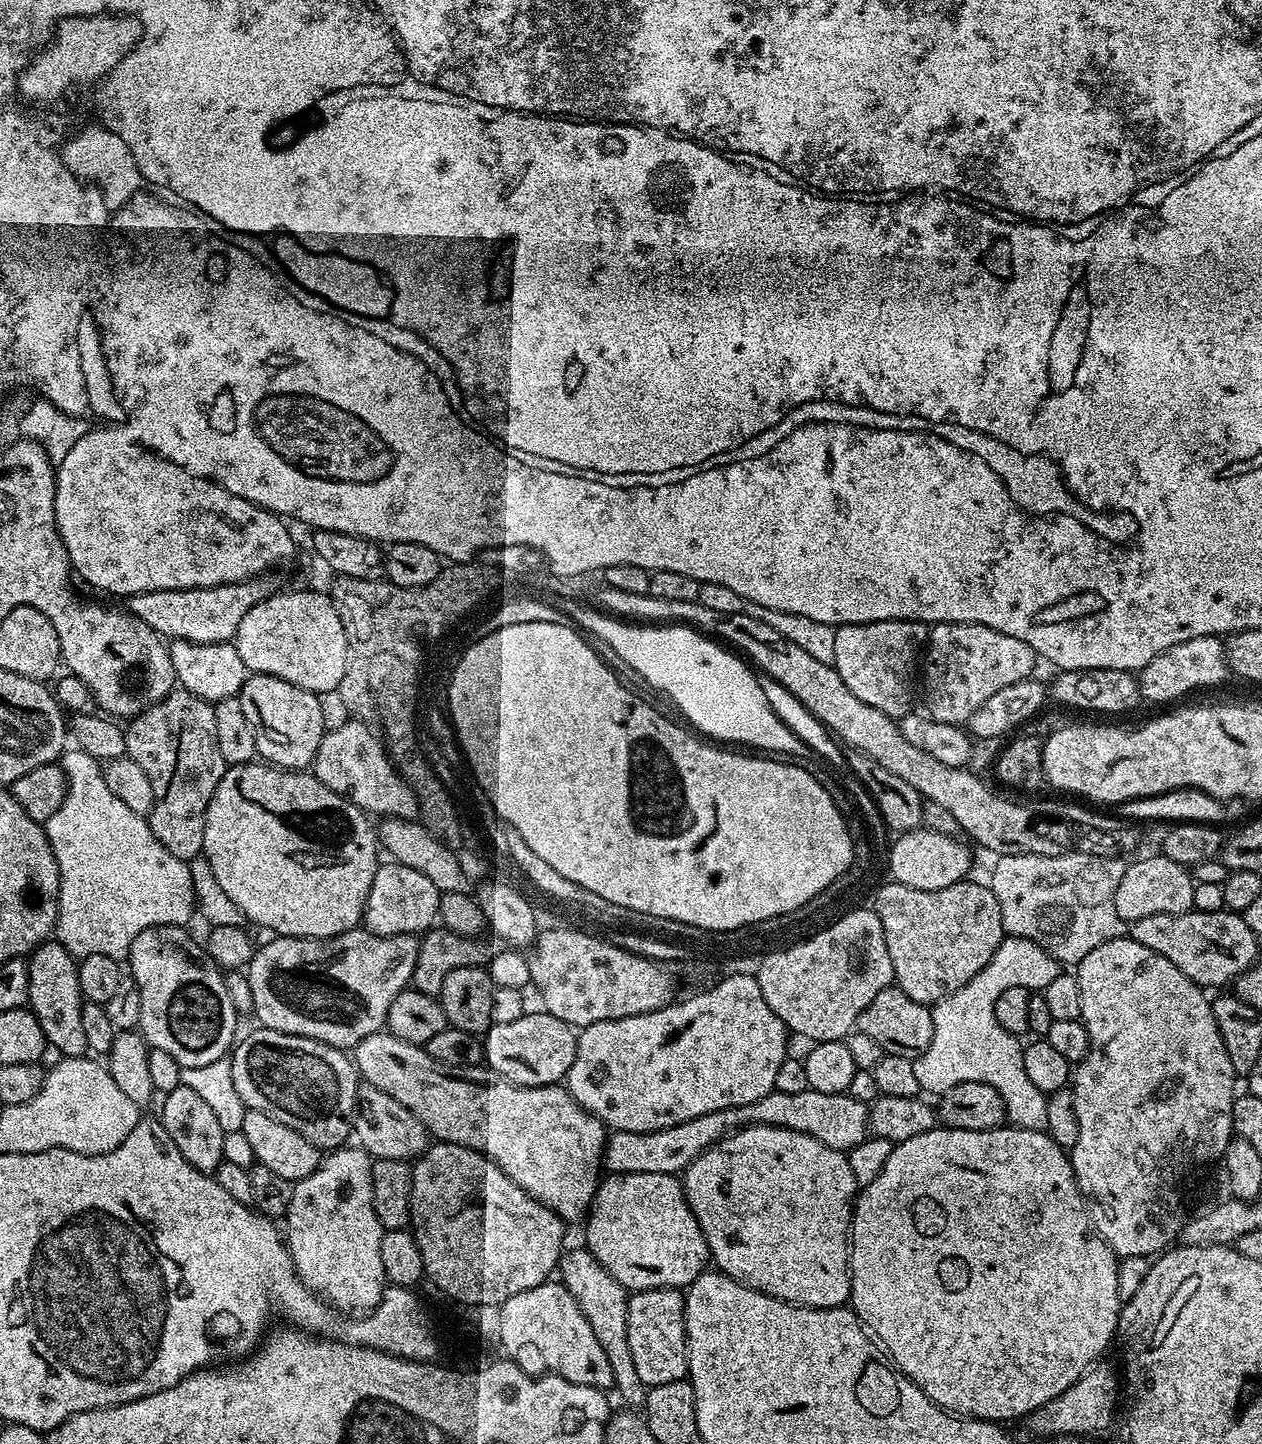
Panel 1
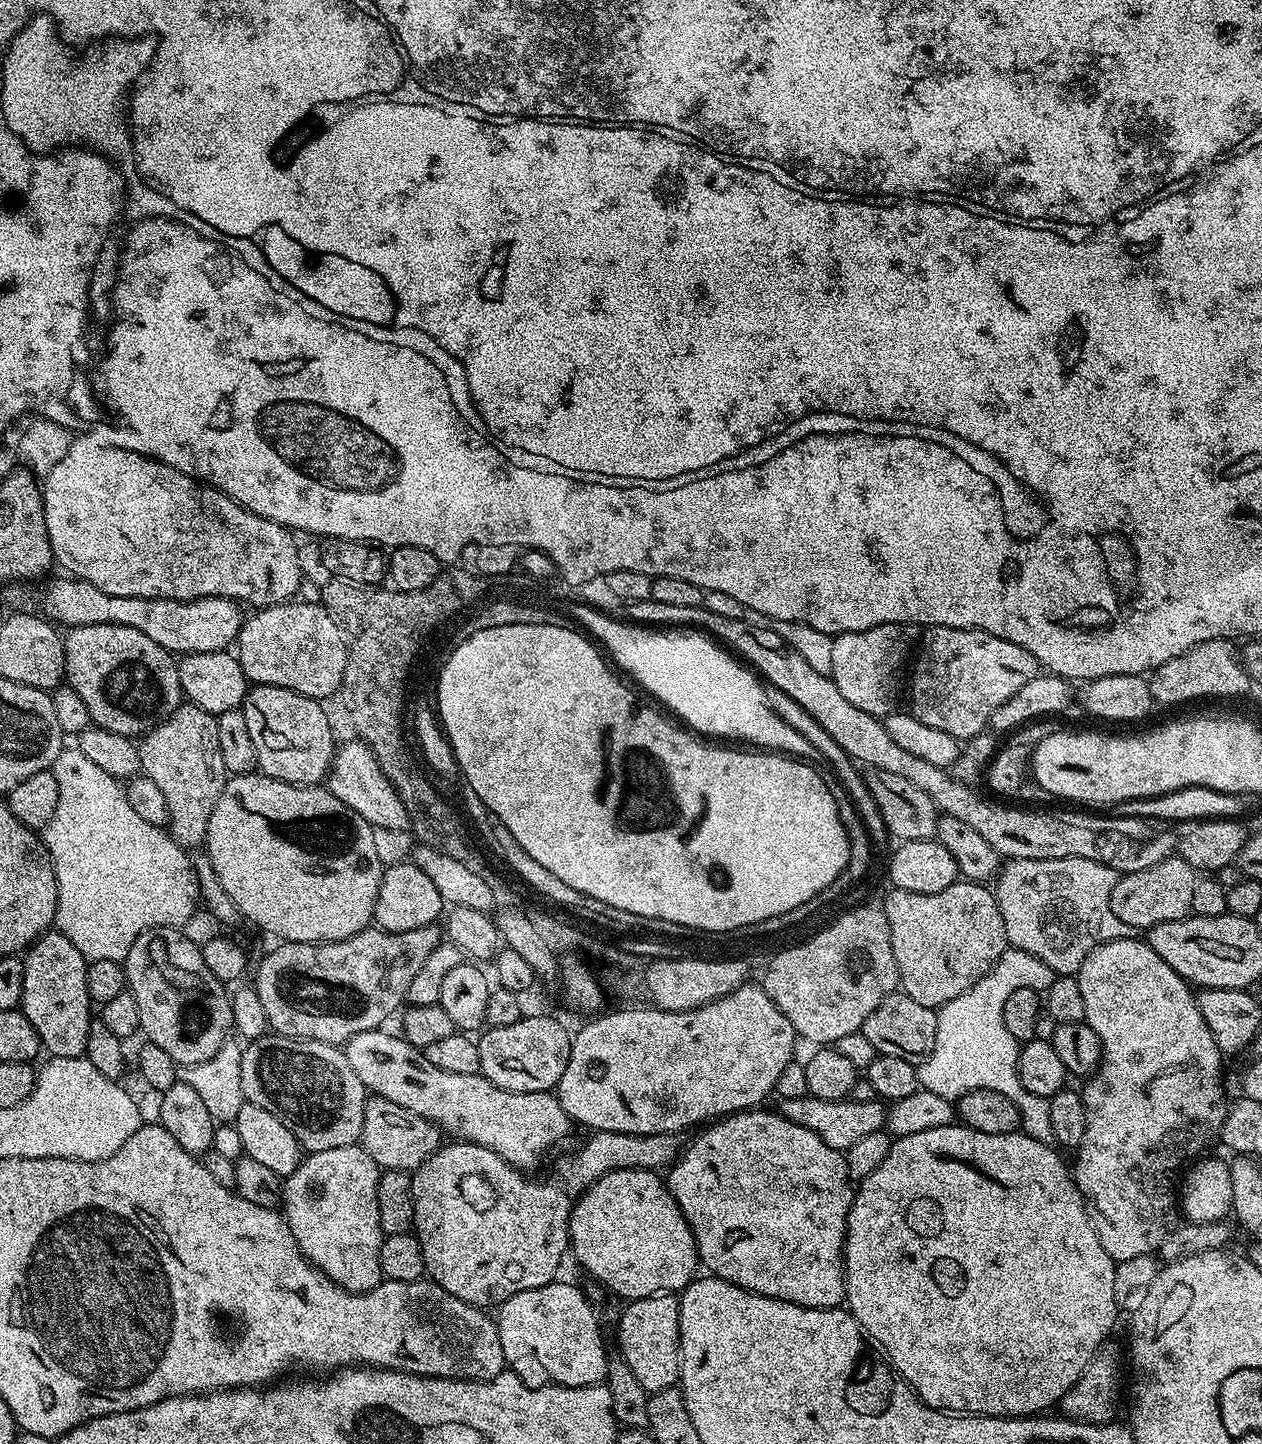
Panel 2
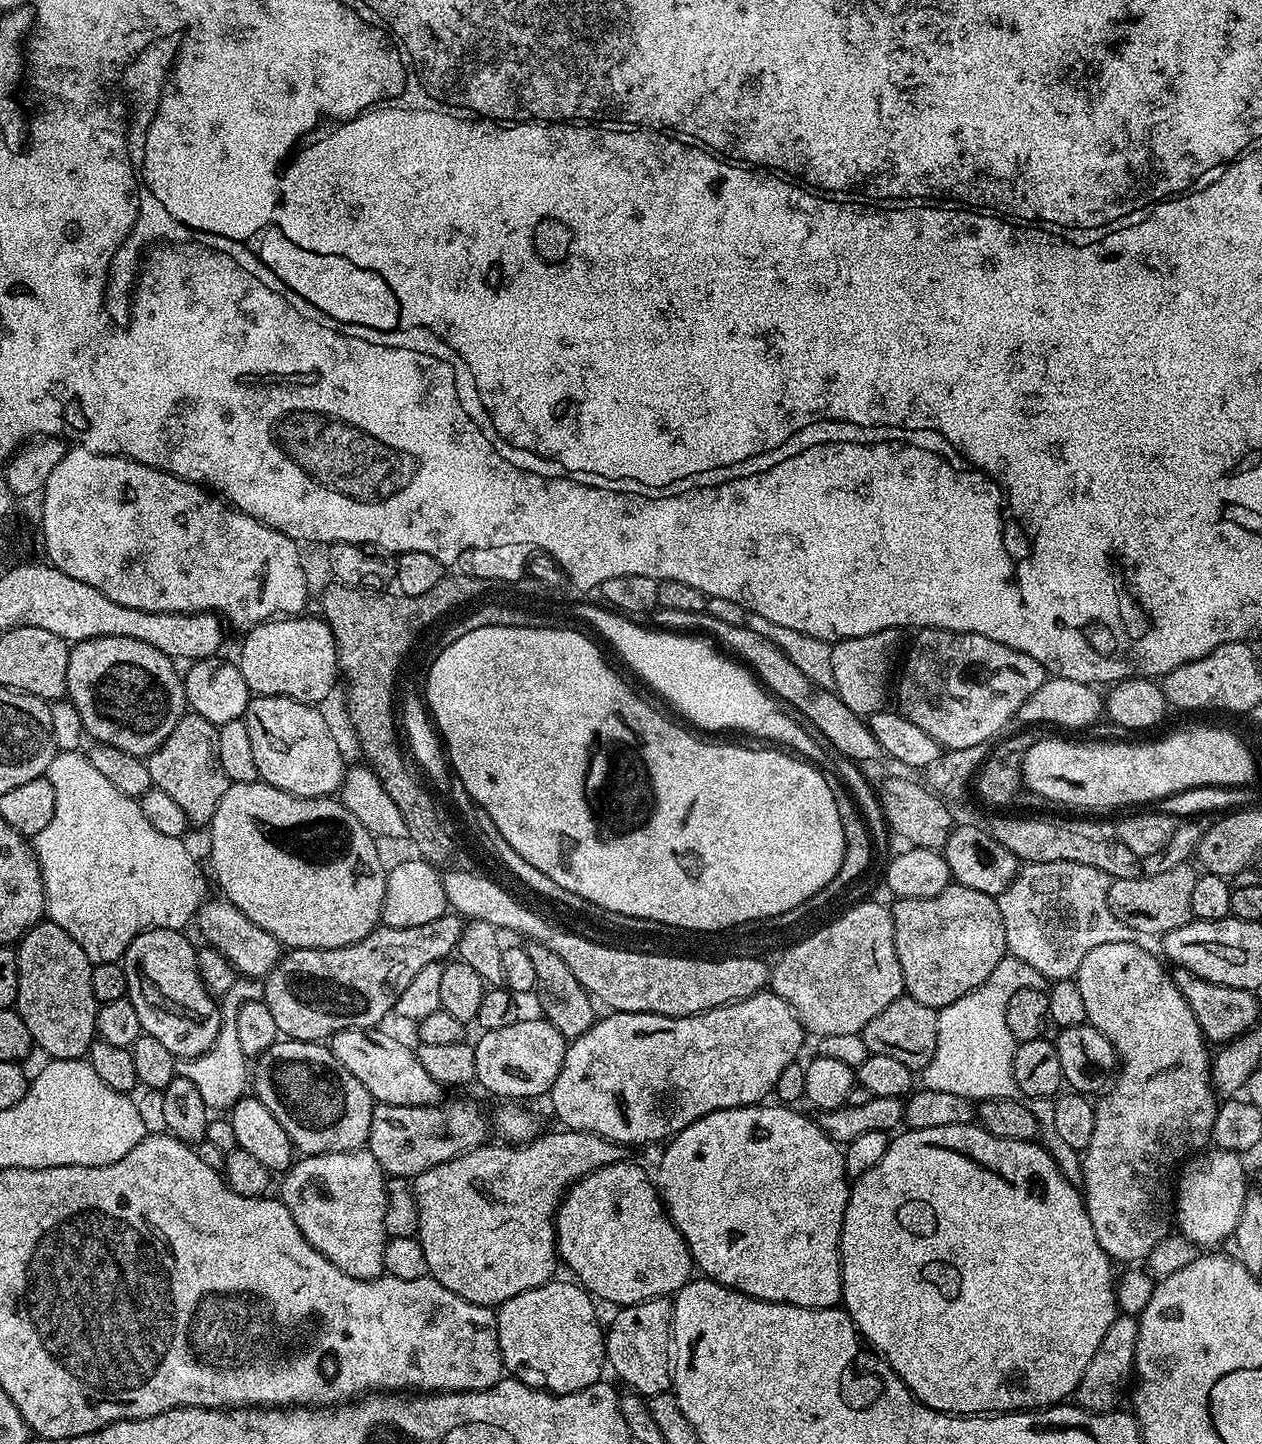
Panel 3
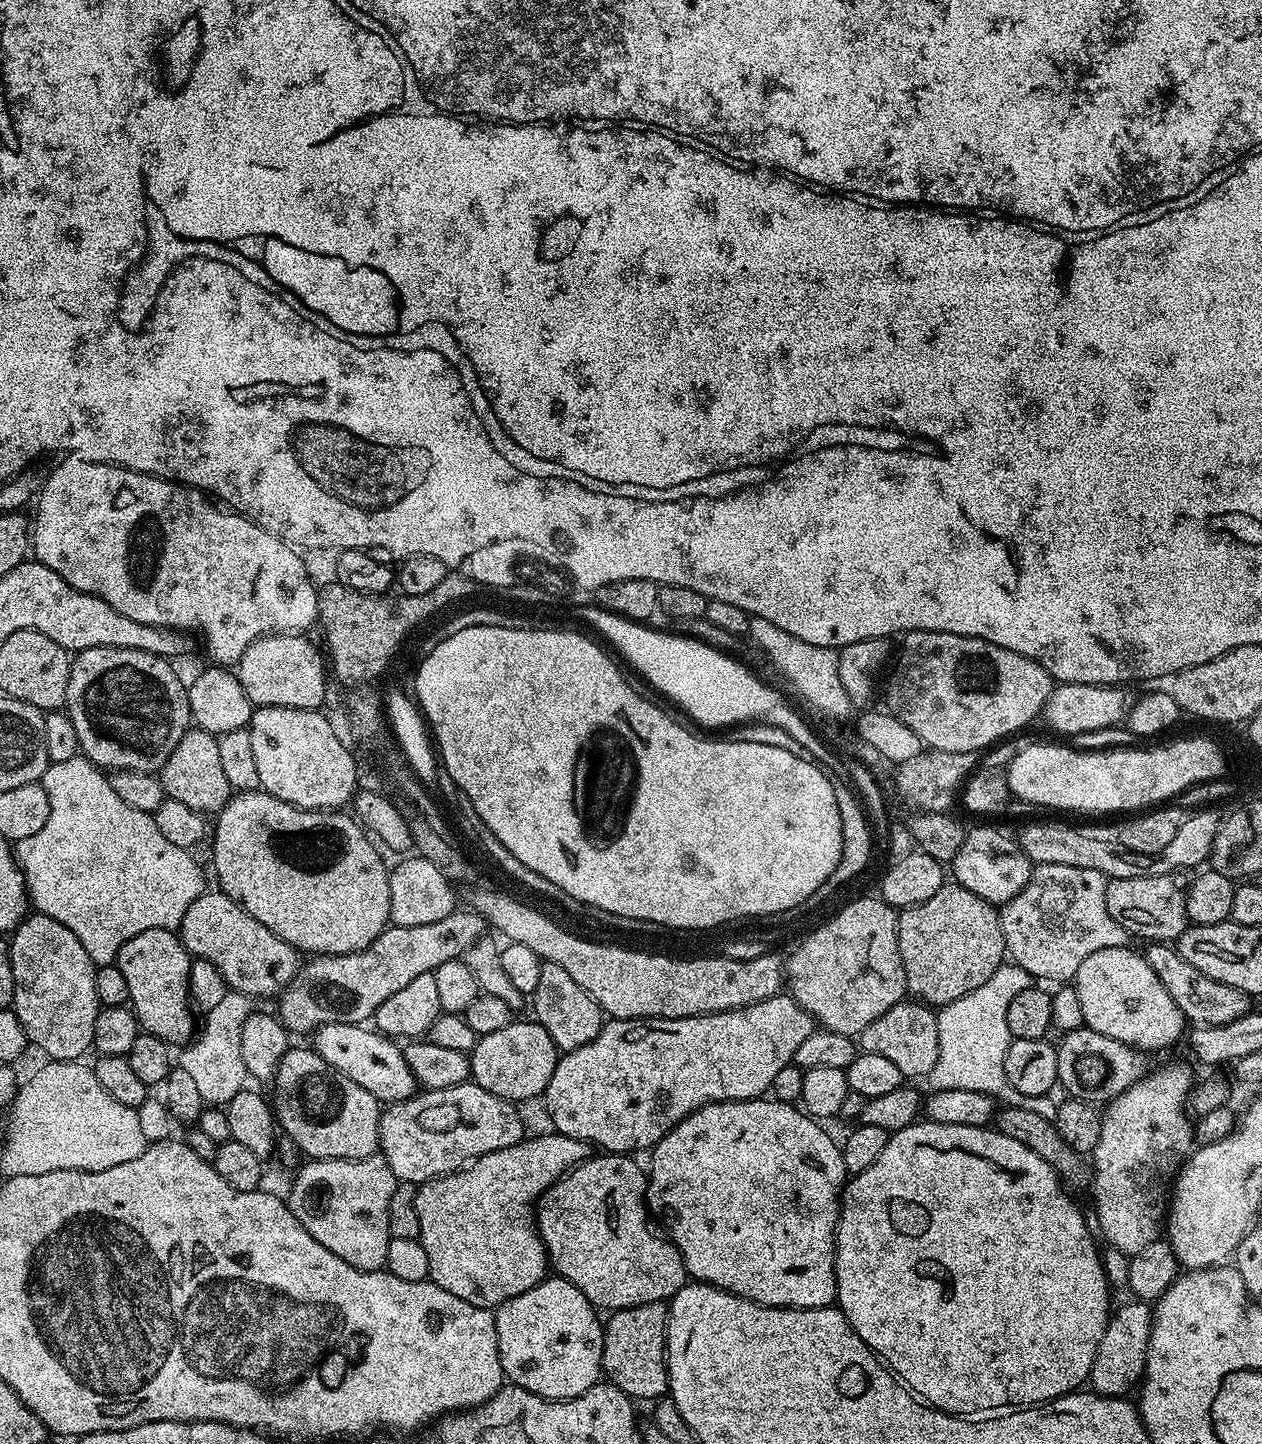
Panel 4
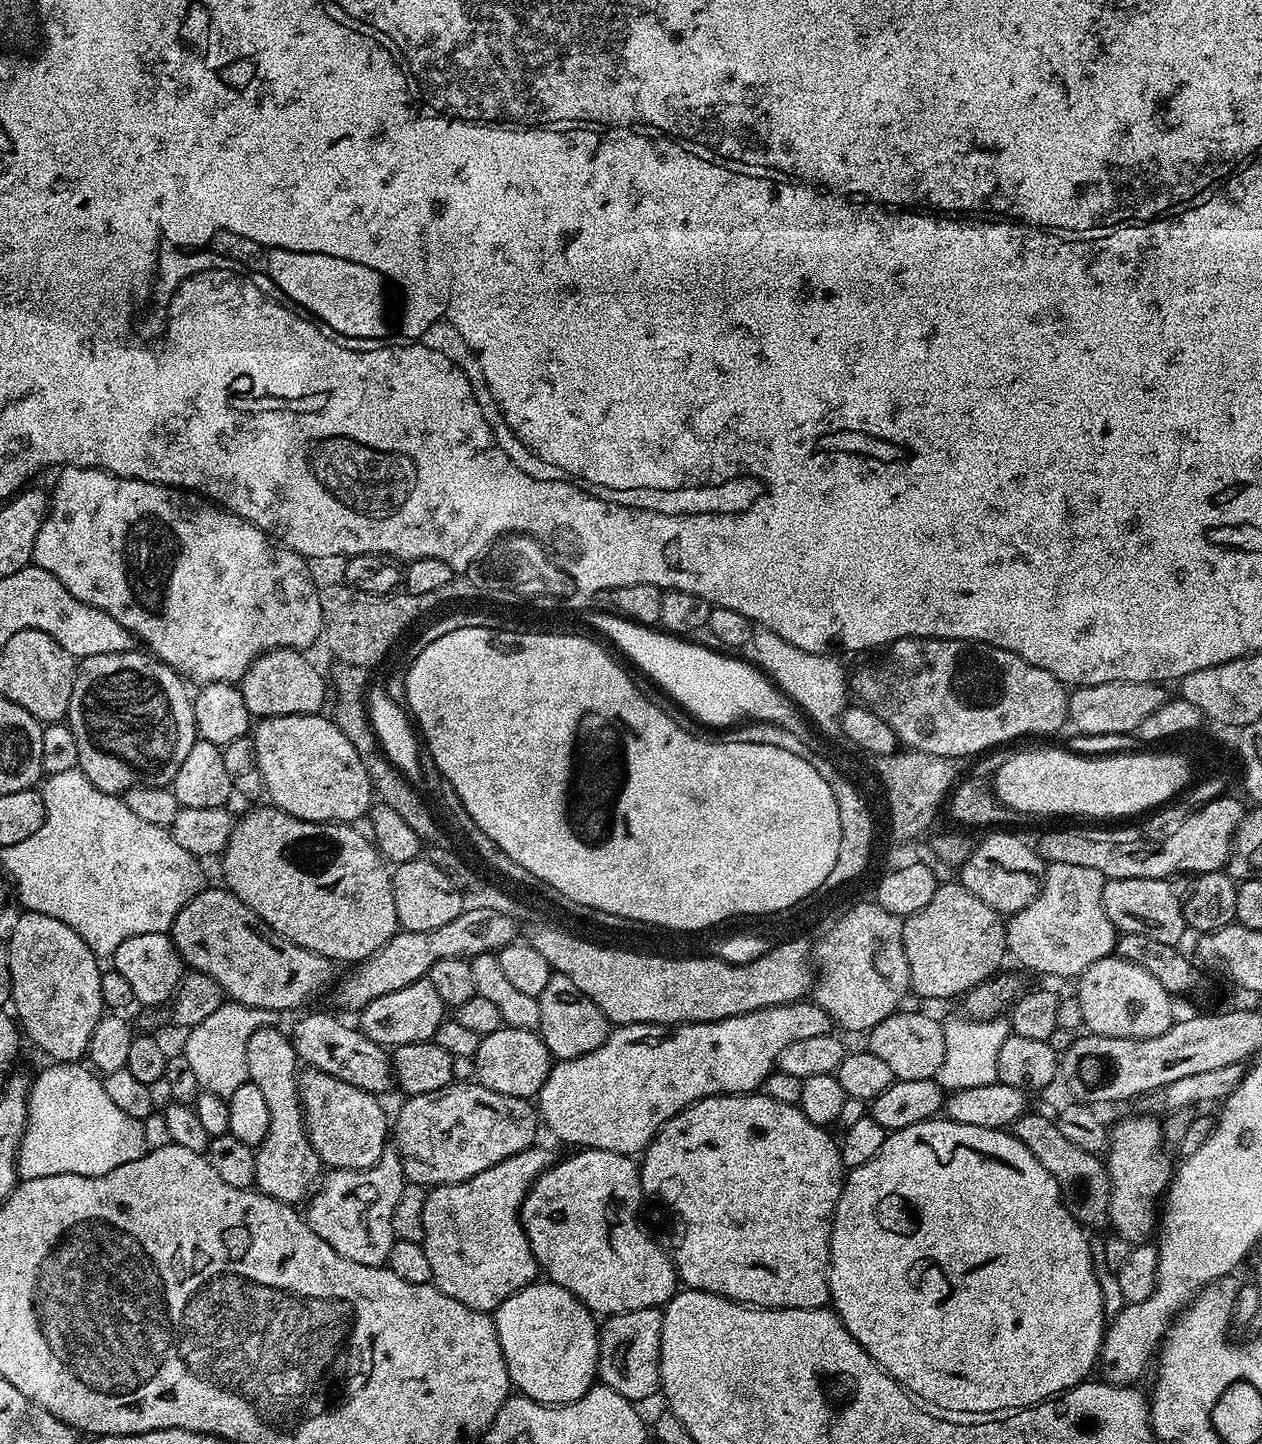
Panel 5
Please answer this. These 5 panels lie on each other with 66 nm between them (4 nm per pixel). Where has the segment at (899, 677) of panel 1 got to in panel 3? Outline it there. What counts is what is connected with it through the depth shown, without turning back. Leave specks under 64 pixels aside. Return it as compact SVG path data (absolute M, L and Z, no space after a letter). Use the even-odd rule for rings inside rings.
M901 629L878 630L878 634L866 634L862 638L846 638L832 644L830 663L834 666L832 688L854 714L865 718L875 712L885 711L884 699L889 699L888 675L892 672L892 659L900 648Z

